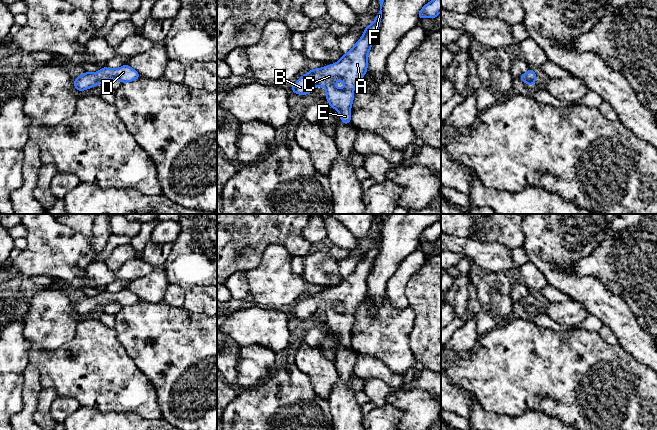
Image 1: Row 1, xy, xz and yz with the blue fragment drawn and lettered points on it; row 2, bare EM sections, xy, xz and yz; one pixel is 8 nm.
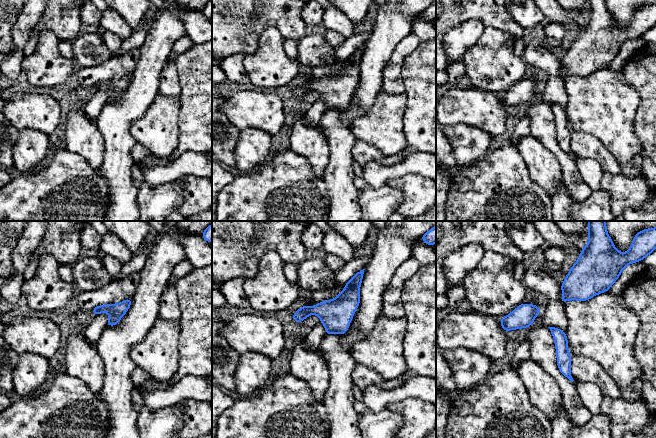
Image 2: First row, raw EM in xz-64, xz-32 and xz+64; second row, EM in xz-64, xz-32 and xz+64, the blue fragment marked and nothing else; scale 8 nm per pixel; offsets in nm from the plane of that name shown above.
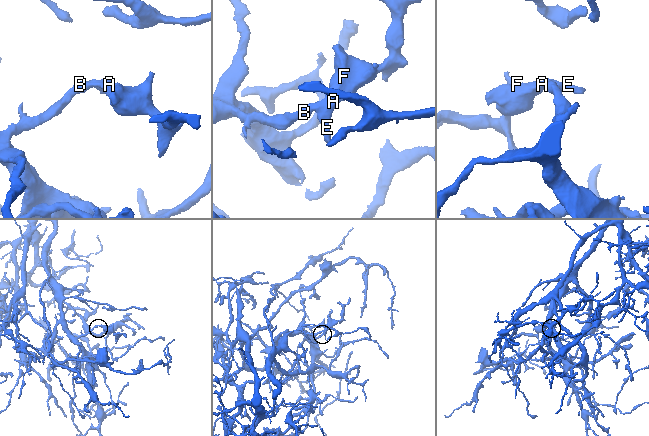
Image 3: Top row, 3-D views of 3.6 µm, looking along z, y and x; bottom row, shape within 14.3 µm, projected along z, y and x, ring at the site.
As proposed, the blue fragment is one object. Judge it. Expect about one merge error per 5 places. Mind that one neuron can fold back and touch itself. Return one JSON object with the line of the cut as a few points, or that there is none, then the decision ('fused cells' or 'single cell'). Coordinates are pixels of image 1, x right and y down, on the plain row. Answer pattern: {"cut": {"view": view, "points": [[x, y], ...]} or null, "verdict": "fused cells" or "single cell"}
{"cut": null, "verdict": "single cell"}

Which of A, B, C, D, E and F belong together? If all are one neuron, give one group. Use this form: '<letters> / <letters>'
A B C D E F

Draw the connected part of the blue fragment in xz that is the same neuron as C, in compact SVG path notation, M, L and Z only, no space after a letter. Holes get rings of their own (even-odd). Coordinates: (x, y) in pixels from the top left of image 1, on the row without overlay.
M375 214L375 222L380 225L380 235L375 245L364 253L363 260L356 266L351 274L343 278L335 288L323 292L310 294L300 301L293 309L291 316L307 319L318 309L326 313L326 323L330 331L339 336L340 343L345 349L351 346L351 329L354 323L354 312L367 296L368 277L372 271L373 263L379 254L382 242L382 229L384 221L379 214ZM342 304L345 312L338 313L335 307Z

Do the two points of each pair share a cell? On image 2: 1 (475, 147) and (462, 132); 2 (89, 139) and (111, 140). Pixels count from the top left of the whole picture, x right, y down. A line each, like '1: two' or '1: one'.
1: one
2: two

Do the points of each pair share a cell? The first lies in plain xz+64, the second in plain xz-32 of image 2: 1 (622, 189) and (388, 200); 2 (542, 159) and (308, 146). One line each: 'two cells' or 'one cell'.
1: two cells
2: one cell

